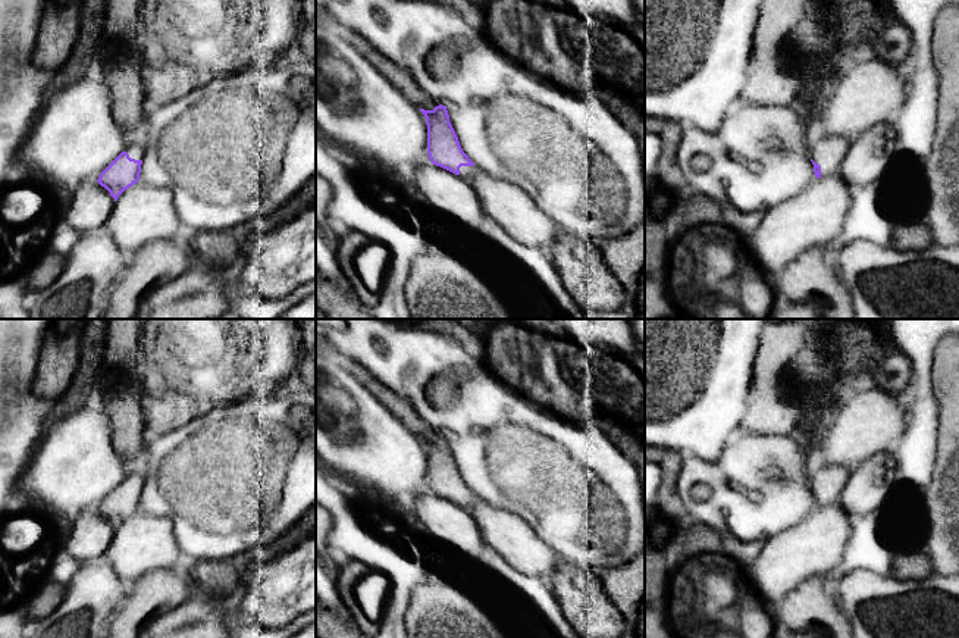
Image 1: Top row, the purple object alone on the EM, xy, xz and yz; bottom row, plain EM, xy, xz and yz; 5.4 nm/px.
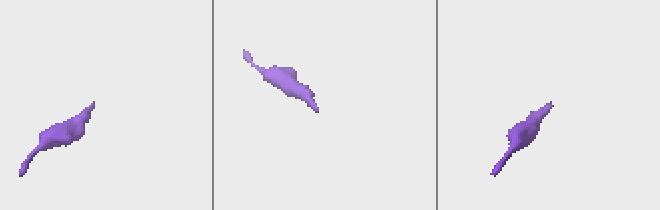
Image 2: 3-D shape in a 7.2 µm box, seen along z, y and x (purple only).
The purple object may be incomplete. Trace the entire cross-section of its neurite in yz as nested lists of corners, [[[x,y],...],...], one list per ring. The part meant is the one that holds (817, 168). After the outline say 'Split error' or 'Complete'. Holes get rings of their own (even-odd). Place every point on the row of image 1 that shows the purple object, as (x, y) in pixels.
[[[817,134],[808,146],[808,156],[814,165],[815,176],[837,173],[849,147],[850,140]]]. Split error

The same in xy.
[[[135,137],[98,176],[97,182],[104,187],[110,196],[117,197],[140,181],[141,165],[145,154],[145,143]]]. Split error

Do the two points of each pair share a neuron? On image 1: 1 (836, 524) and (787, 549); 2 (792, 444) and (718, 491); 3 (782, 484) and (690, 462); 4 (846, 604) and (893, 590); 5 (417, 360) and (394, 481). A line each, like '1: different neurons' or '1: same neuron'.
1: same neuron
2: same neuron
3: same neuron
4: same neuron
5: different neurons

